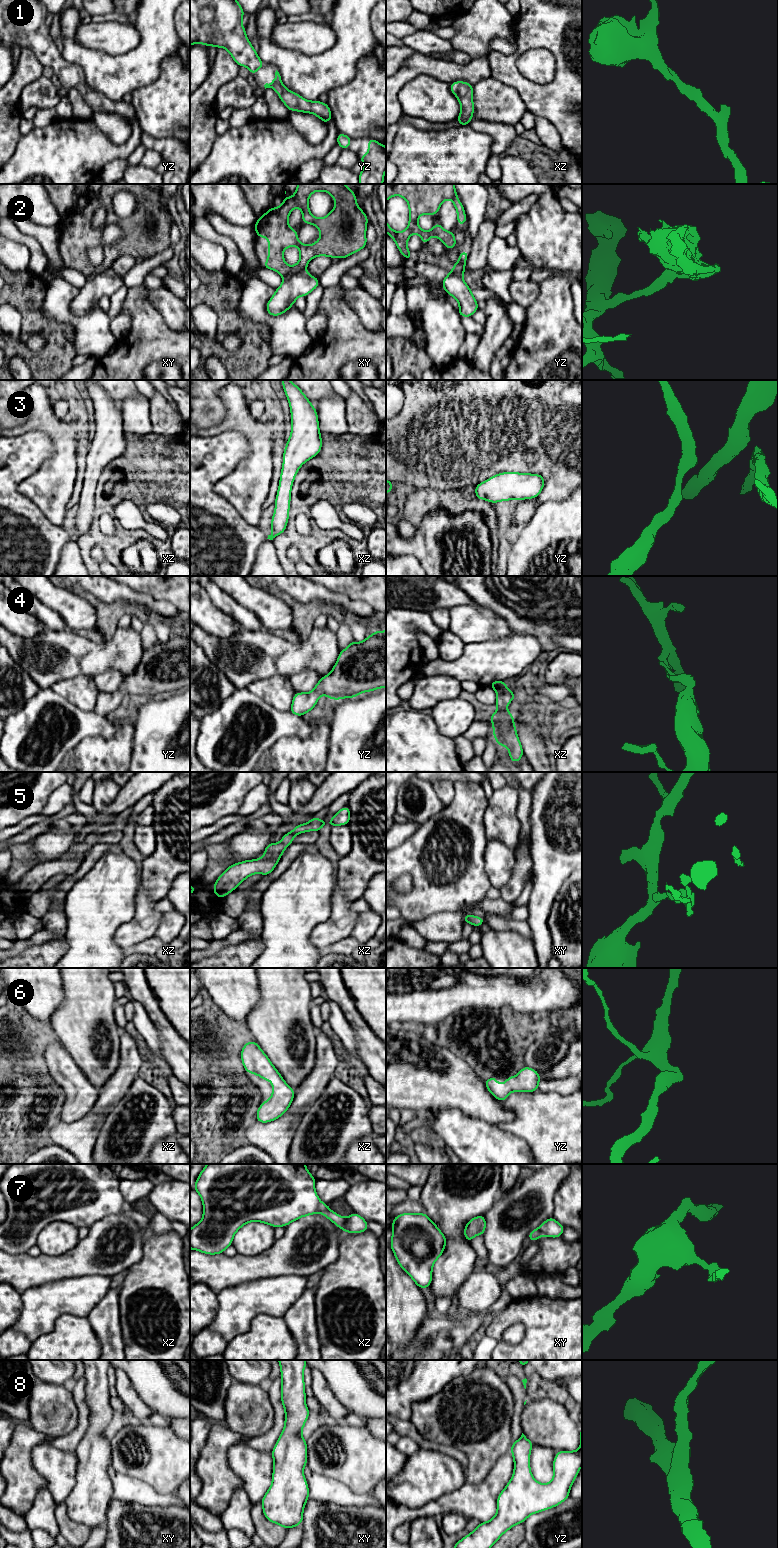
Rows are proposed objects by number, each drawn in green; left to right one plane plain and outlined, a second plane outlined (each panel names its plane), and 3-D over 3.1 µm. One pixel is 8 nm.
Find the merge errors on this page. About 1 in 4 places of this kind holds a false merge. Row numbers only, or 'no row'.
2, 7

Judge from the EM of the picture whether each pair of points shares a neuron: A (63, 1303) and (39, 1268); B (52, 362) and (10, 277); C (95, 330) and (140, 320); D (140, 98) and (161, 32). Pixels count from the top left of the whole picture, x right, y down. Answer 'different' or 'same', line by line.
A: different
B: same
C: different
D: different

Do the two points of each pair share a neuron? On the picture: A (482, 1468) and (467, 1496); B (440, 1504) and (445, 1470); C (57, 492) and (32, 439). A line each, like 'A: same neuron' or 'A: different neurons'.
A: different neurons
B: different neurons
C: different neurons

